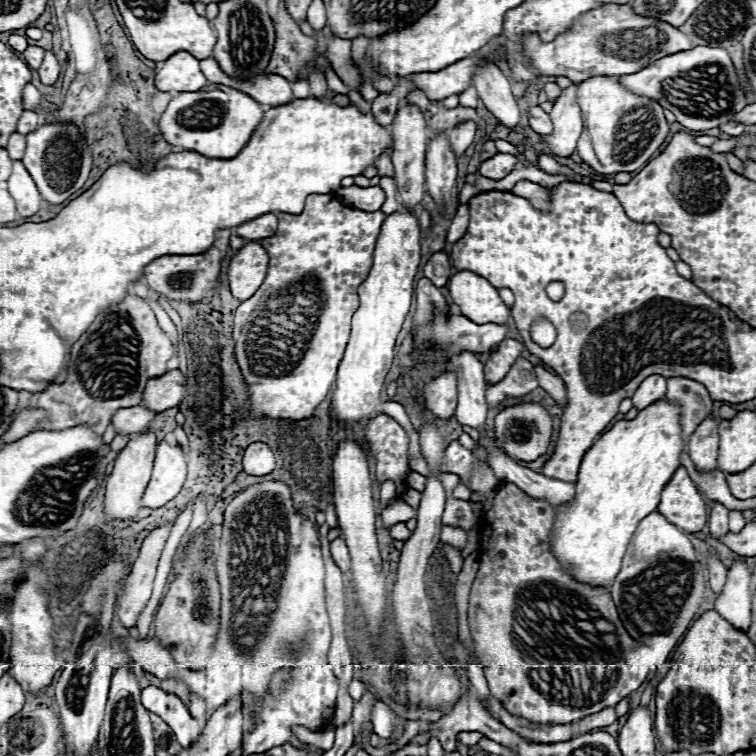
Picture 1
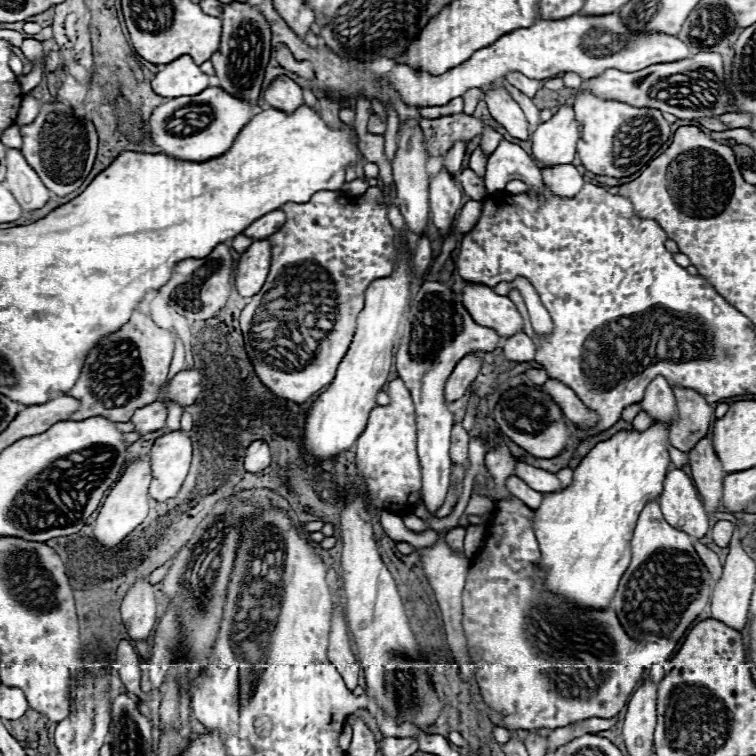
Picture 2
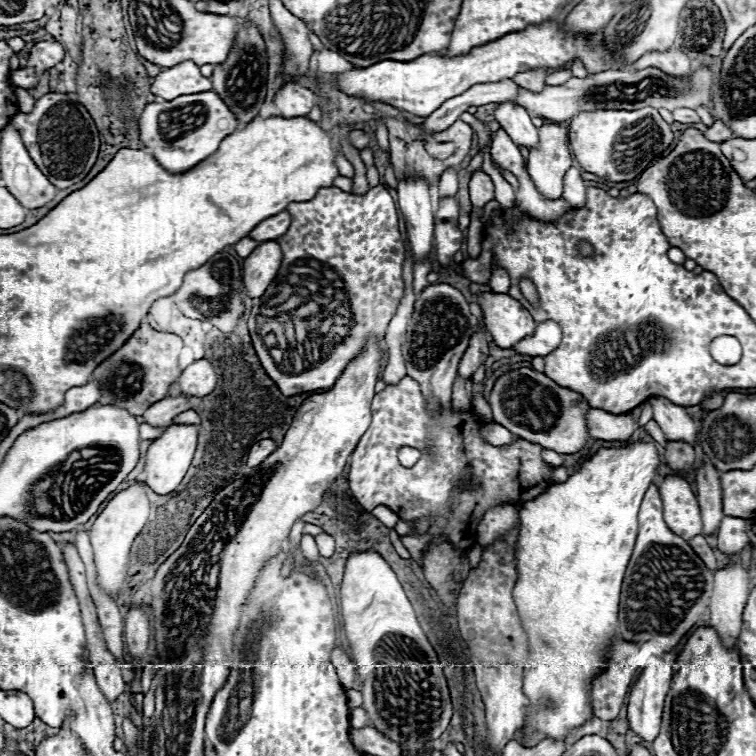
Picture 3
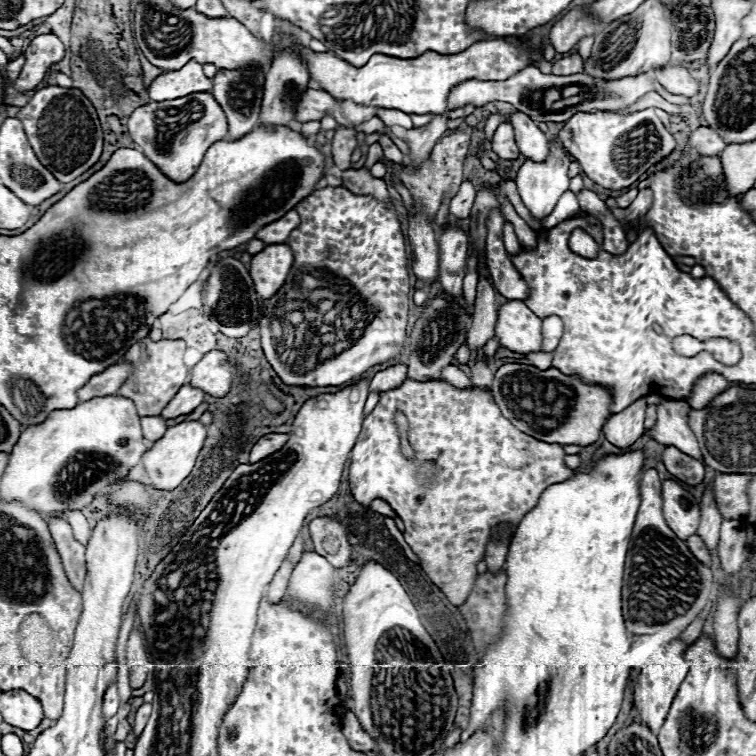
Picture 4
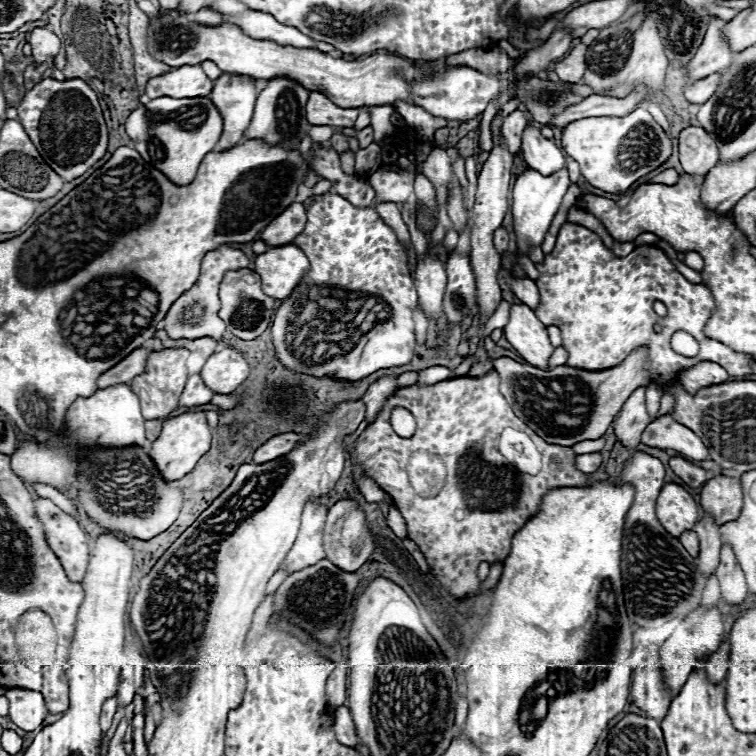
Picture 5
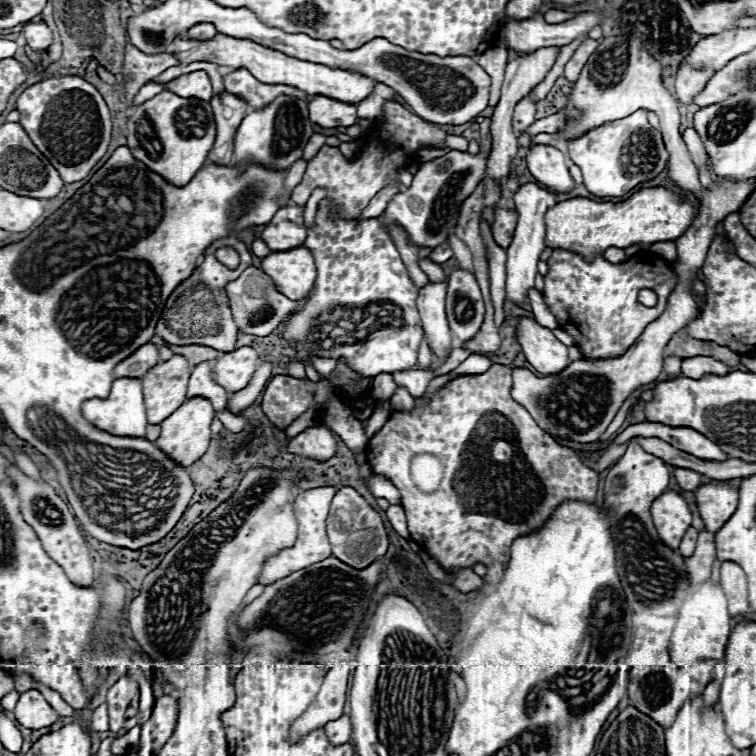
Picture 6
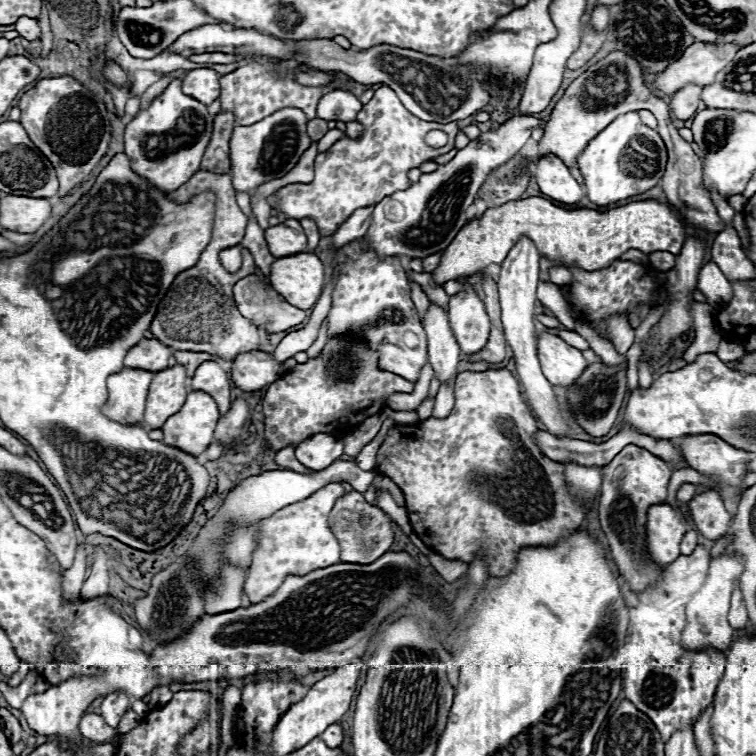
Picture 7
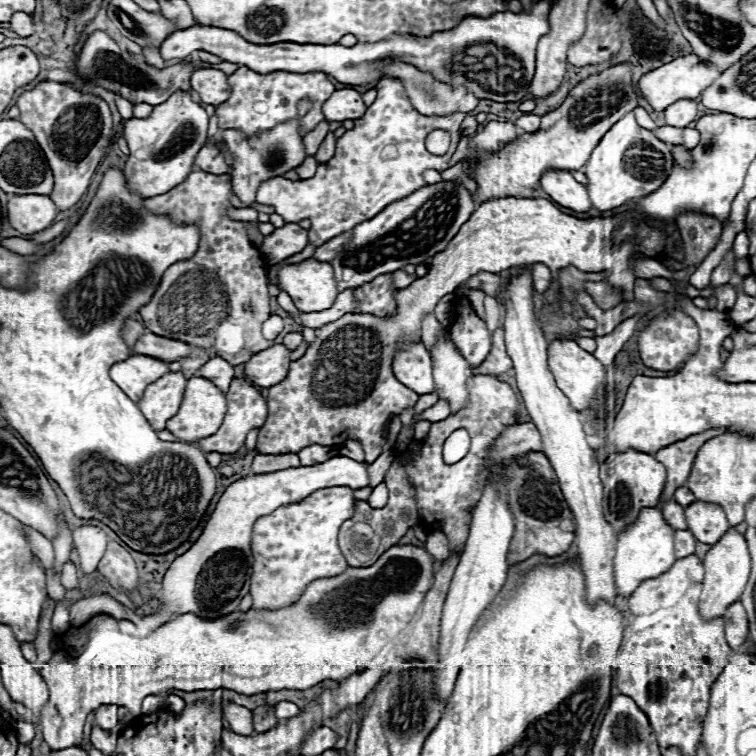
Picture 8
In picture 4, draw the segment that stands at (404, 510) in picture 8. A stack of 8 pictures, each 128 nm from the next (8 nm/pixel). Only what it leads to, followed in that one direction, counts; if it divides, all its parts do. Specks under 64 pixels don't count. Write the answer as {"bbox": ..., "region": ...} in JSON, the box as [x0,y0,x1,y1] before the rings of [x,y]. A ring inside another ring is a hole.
{"bbox":[310,518,352,568],"region":[[[316,518],[310,522],[314,550],[334,568],[346,568],[352,562],[352,544],[344,526],[334,518]]]}

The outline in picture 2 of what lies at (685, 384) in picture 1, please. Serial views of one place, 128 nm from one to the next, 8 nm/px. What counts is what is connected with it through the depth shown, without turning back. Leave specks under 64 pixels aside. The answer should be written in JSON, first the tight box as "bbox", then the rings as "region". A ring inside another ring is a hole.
{"bbox":[668,388,712,452],"region":[[[674,388],[674,396],[680,418],[670,426],[668,438],[674,448],[690,452],[692,446],[696,446],[696,442],[708,432],[712,420],[712,406],[690,388]]]}

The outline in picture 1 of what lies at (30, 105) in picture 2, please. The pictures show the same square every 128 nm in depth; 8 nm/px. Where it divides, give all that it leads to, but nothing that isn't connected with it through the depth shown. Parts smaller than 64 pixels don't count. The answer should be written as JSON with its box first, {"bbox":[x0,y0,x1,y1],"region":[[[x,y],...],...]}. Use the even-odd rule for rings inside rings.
{"bbox":[18,110,40,134],"region":[[[24,110],[24,114],[22,114],[20,120],[18,120],[18,132],[20,132],[20,134],[28,134],[28,132],[36,130],[38,122],[40,122],[38,112],[34,112],[34,110]]]}

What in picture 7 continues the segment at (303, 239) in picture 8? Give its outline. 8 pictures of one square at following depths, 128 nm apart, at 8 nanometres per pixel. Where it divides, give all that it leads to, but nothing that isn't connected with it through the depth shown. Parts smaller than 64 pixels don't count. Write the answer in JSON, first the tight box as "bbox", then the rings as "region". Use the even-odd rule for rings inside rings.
{"bbox":[266,220,306,258],"region":[[[284,220],[282,224],[268,228],[266,242],[274,258],[294,256],[306,250],[306,234],[298,220]]]}

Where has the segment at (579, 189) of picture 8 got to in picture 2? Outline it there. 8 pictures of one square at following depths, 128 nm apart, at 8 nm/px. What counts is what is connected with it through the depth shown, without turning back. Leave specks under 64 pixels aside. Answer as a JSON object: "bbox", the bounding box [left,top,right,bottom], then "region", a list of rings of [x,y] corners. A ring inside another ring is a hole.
{"bbox":[484,88,530,140],"region":[[[496,88],[496,90],[488,90],[484,94],[484,102],[488,104],[488,110],[492,114],[492,118],[504,126],[508,130],[508,134],[512,138],[518,140],[528,140],[530,132],[528,132],[528,122],[524,118],[524,112],[520,110],[520,106],[508,96],[506,90]]]}

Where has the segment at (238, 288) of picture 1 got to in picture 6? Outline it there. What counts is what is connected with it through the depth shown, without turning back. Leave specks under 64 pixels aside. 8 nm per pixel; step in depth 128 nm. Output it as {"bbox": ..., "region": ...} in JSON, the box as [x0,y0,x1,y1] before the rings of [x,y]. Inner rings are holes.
{"bbox":[262,248,316,300],"region":[[[296,248],[262,258],[262,270],[274,280],[278,292],[290,300],[304,300],[314,288],[316,264],[308,248]]]}

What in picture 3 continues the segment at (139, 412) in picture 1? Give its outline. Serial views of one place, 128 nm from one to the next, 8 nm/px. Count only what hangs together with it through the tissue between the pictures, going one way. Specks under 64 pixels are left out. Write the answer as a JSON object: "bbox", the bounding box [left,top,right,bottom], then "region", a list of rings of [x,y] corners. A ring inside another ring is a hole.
{"bbox":[144,394,190,428],"region":[[[180,394],[180,396],[170,396],[170,398],[164,398],[160,402],[156,402],[154,406],[150,406],[144,414],[144,420],[146,424],[154,426],[154,428],[164,428],[168,426],[178,414],[190,410],[190,398]]]}

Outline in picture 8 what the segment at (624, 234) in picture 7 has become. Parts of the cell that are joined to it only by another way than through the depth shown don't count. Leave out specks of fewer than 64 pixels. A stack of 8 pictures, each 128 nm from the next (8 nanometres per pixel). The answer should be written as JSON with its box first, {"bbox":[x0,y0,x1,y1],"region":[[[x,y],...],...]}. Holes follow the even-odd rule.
{"bbox":[256,198,670,462],"region":[[[500,198],[480,204],[452,238],[448,248],[432,258],[428,274],[396,292],[396,314],[344,314],[336,322],[316,328],[316,340],[300,360],[290,364],[286,380],[268,388],[268,418],[264,426],[258,428],[256,450],[278,456],[296,454],[312,444],[332,446],[344,444],[346,440],[358,440],[364,446],[366,462],[374,462],[388,436],[386,428],[390,418],[414,408],[418,402],[418,394],[390,374],[394,346],[396,342],[420,342],[422,318],[434,312],[440,298],[452,294],[462,282],[466,282],[466,278],[482,270],[502,272],[512,266],[536,262],[546,264],[552,275],[552,283],[544,293],[545,299],[560,303],[565,312],[570,313],[572,307],[560,301],[557,276],[558,270],[568,264],[574,264],[584,272],[616,272],[616,286],[632,298],[634,274],[628,266],[628,256],[638,250],[656,258],[660,252],[666,252],[664,246],[668,246],[670,240],[666,232],[642,226],[638,246],[612,246],[610,236],[620,222],[620,216],[580,220],[560,212],[544,198]]]}

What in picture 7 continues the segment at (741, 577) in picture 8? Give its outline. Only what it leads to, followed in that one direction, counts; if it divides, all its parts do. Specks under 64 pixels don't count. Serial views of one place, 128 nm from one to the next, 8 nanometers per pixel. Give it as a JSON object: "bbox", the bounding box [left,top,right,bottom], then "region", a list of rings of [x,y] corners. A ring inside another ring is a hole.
{"bbox":[682,552,744,650],"region":[[[722,552],[720,556],[710,558],[710,570],[708,570],[704,586],[686,604],[686,628],[682,634],[682,644],[686,650],[702,650],[706,646],[712,646],[716,650],[726,650],[730,646],[734,630],[730,628],[726,614],[730,608],[732,590],[740,582],[742,572],[744,572],[744,560],[738,558],[736,554]]]}

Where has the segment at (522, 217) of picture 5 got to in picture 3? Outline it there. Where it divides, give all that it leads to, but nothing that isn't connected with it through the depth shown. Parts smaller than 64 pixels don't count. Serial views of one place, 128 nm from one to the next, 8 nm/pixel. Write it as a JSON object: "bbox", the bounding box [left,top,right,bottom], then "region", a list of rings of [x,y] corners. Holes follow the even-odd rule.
{"bbox":[526,124,574,198],"region":[[[544,124],[538,134],[540,146],[530,150],[526,162],[528,176],[544,198],[560,198],[564,192],[564,174],[574,164],[574,156],[568,148],[568,126]]]}

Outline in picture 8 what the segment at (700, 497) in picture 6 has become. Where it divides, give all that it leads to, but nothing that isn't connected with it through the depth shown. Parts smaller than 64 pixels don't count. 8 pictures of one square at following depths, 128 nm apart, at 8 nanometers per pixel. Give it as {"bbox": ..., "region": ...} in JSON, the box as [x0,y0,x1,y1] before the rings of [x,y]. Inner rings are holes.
{"bbox":[684,502,730,544],"region":[[[694,502],[692,506],[684,508],[684,516],[688,522],[688,530],[696,536],[696,540],[704,544],[716,544],[730,528],[724,510],[716,504]]]}

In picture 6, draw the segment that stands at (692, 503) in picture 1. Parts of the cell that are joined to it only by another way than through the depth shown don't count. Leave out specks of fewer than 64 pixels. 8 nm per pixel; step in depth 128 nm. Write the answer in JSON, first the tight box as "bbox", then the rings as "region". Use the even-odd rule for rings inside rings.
{"bbox":[650,492,692,550],"region":[[[664,492],[660,498],[656,498],[656,502],[652,502],[650,512],[654,518],[656,532],[660,534],[660,540],[668,548],[676,550],[692,522],[692,512],[684,498],[676,492]]]}

